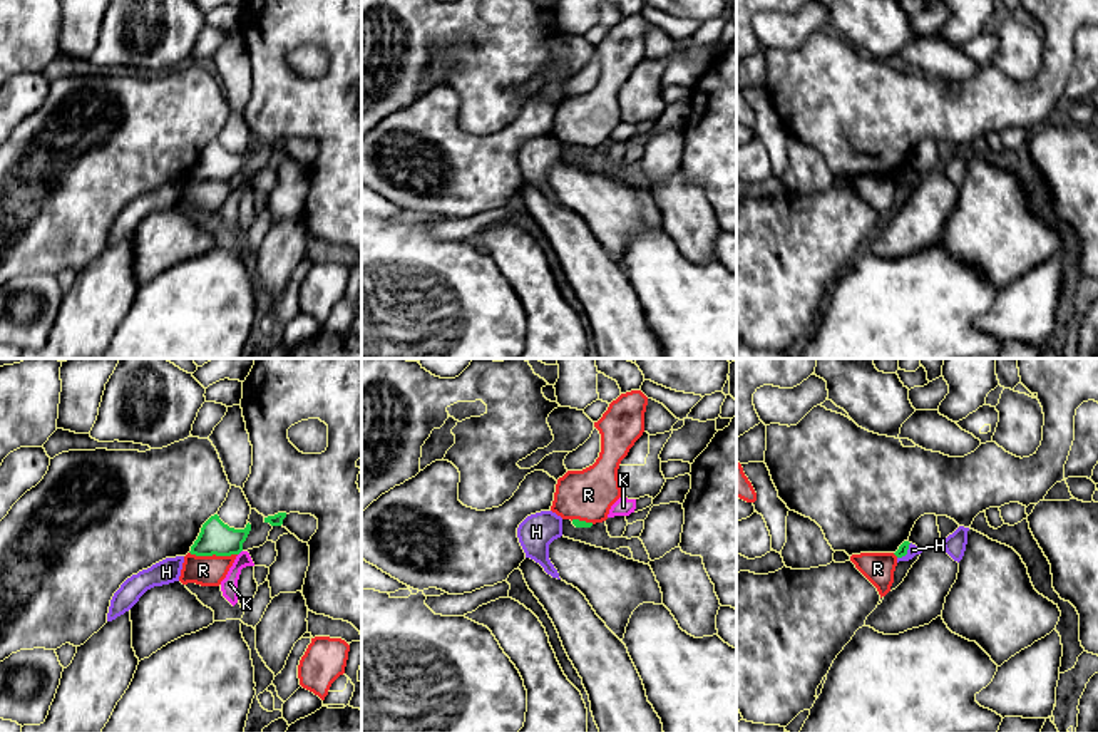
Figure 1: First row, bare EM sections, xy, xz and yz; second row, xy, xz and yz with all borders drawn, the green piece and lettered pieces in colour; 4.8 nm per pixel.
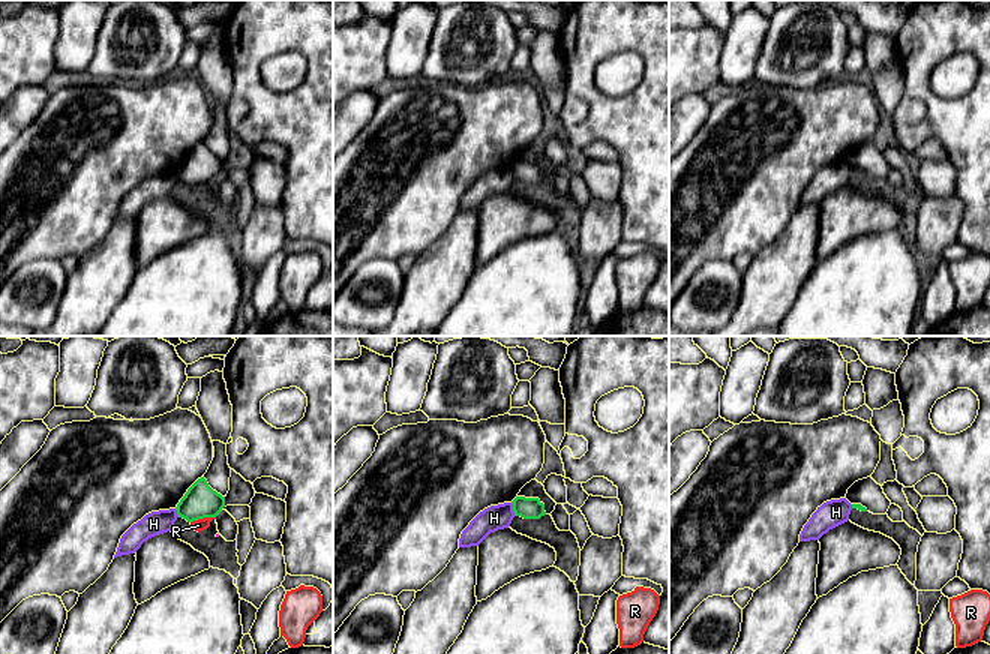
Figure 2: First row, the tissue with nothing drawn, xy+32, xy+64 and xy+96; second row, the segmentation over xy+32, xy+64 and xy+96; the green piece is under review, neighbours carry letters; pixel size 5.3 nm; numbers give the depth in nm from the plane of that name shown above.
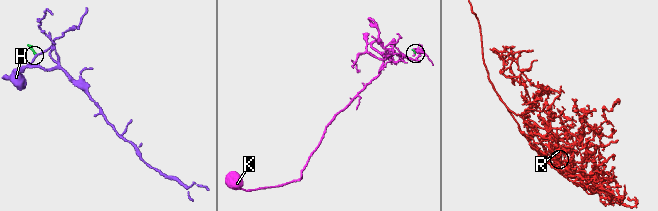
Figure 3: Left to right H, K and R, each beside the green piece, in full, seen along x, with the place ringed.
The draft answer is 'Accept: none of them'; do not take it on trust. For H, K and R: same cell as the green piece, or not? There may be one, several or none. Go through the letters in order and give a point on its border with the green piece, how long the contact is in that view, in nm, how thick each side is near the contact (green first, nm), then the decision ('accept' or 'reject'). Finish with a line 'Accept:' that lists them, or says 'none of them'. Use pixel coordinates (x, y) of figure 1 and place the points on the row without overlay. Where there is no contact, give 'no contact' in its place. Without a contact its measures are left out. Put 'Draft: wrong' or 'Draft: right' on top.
Draft: right
H: contact yz (906, 178); length 100 nm; calibres 50 and 50 nm; reject
K: contact xy (240, 176); length 40 nm; calibres 160 and 80 nm; reject
R: contact xy (213, 178); length 240 nm; calibres 160 and 140 nm; reject
Accept: none of them

